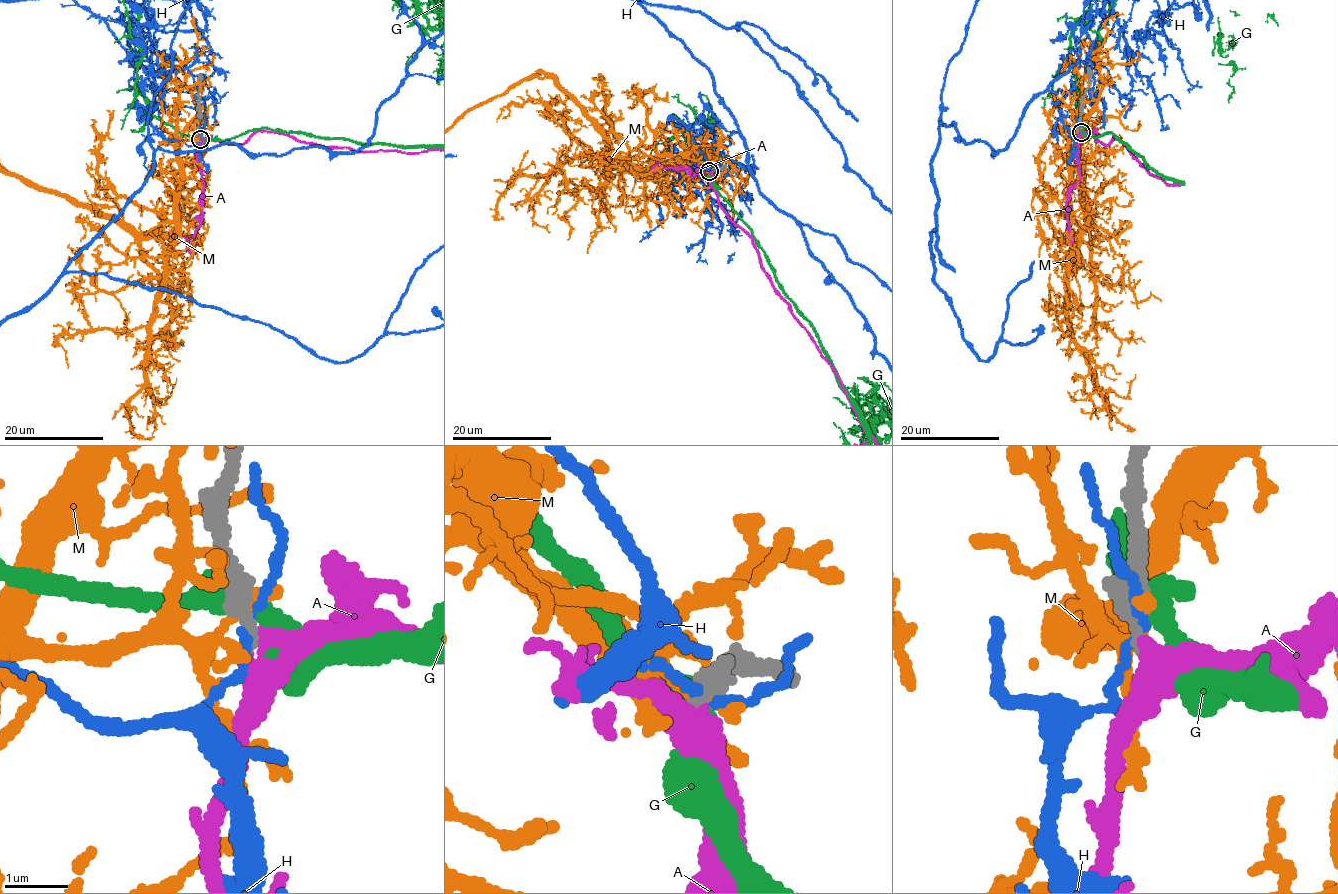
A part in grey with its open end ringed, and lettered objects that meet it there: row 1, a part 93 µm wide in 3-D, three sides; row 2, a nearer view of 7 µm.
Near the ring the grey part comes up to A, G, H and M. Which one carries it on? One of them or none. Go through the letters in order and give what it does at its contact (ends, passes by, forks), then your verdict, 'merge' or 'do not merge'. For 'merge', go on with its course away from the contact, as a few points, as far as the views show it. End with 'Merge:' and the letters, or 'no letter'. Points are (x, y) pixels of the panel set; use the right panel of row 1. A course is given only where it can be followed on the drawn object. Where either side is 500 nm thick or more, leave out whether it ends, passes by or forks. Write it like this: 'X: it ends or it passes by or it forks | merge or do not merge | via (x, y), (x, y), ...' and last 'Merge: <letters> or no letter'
A: it passes by | merge
G: it passes by | do not merge
H: it passes by | do not merge
M: it passes by | do not merge
Merge: A

